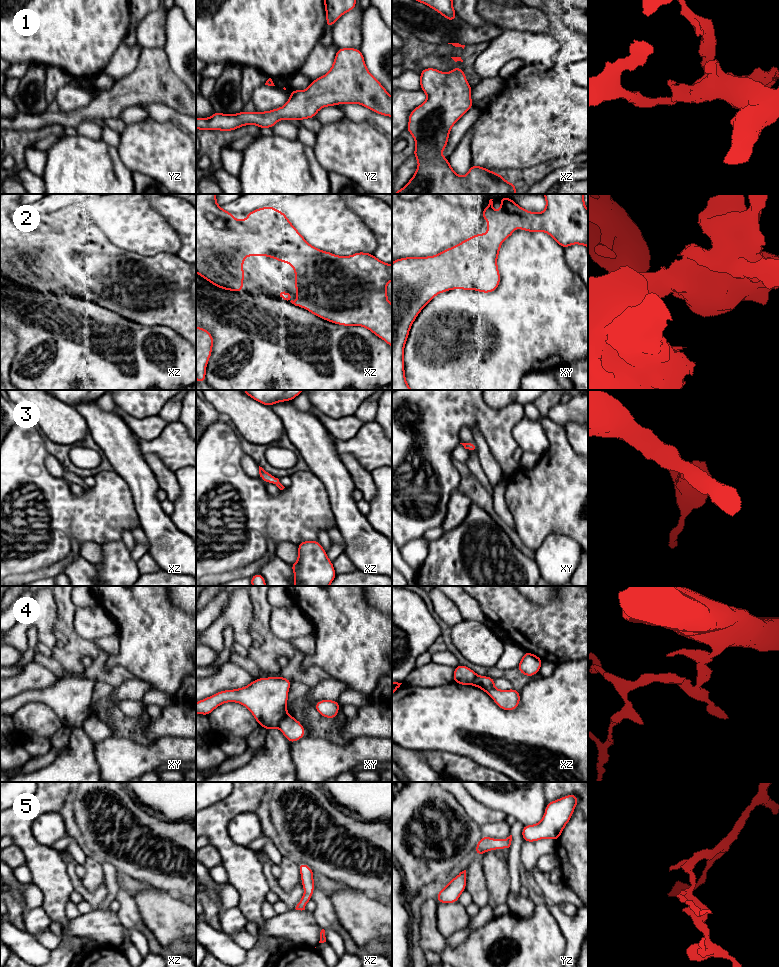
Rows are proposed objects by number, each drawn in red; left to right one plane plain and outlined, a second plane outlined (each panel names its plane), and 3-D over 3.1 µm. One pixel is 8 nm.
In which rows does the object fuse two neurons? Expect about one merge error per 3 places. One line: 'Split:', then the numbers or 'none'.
Split: 4

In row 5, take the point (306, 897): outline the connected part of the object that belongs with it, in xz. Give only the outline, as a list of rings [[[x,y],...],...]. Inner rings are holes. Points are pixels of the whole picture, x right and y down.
[[[298,863],[299,871],[301,873],[302,886],[304,888],[304,895],[300,899],[299,903],[296,906],[296,910],[305,910],[306,904],[311,900],[313,891],[315,889],[313,877],[314,872],[312,869],[305,863]]]

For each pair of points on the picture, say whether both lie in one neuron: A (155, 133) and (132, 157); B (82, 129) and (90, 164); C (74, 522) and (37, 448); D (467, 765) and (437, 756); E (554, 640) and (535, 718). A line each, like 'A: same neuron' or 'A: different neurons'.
A: same neuron
B: different neurons
C: same neuron
D: same neuron
E: different neurons

